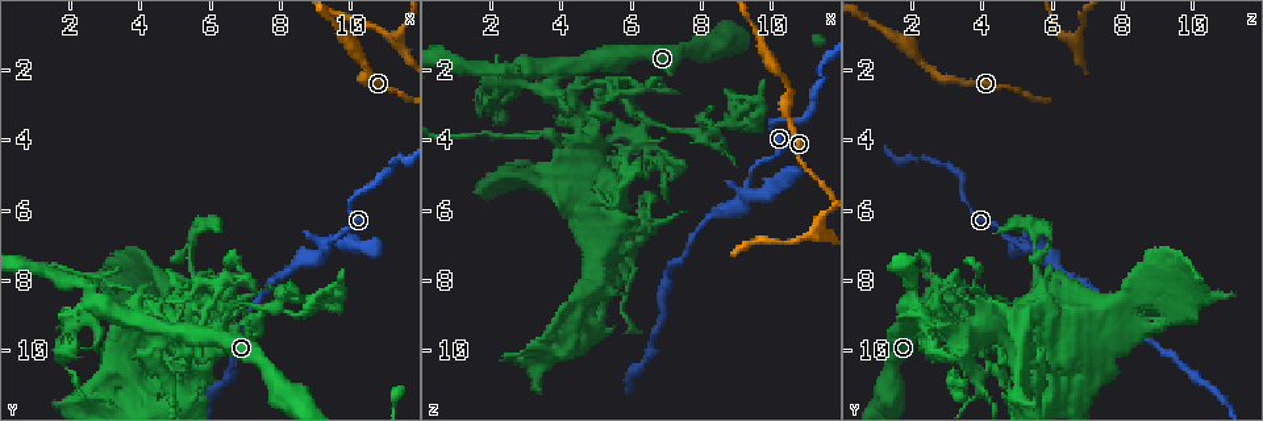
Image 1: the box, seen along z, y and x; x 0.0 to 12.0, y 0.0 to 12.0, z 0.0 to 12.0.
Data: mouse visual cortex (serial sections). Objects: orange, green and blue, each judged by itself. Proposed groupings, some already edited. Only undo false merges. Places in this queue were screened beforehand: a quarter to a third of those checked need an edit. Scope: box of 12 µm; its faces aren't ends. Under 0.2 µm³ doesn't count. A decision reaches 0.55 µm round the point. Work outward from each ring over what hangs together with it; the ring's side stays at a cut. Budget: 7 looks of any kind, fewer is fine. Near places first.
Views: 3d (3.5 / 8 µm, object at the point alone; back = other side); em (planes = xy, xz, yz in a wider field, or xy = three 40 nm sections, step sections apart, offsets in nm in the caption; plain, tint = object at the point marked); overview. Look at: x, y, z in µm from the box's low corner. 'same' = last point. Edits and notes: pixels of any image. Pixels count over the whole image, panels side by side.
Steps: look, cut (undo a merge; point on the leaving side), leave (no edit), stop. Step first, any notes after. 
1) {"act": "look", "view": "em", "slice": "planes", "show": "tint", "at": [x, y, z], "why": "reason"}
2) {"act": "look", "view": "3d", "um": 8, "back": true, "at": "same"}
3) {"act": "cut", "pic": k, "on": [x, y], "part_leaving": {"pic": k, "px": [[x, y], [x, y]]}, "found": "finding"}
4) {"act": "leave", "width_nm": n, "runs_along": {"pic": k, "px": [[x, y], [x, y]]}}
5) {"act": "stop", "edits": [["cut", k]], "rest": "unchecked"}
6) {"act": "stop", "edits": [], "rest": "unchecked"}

{"act": "look", "view": "3d", "um": 3.5, "at": [9.3, 7.0, 5.4], "why": "small branch off a trunk"}

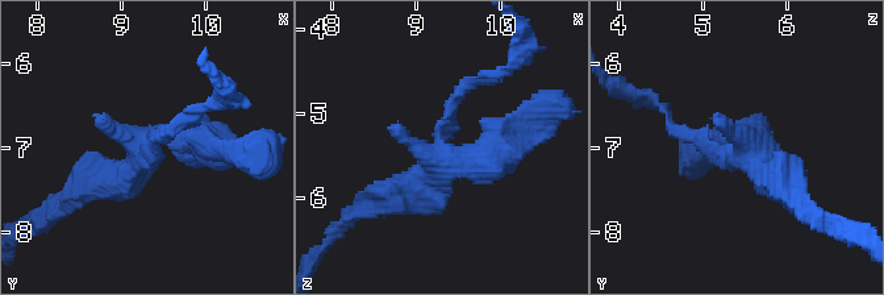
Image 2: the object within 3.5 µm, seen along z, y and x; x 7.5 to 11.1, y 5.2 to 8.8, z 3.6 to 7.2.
{"act": "look", "view": "em", "slice": "xy", "step": 3, "show": "plain", "at": [9.30, 7.05, 5.40]}

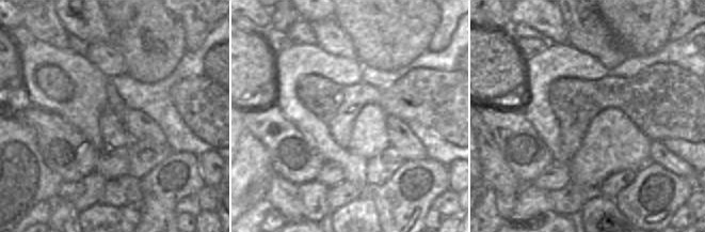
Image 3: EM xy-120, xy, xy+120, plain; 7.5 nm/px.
{"act": "look", "view": "em", "slice": "xy", "step": 3, "show": "tint", "at": "same", "why": "where the object lies"}

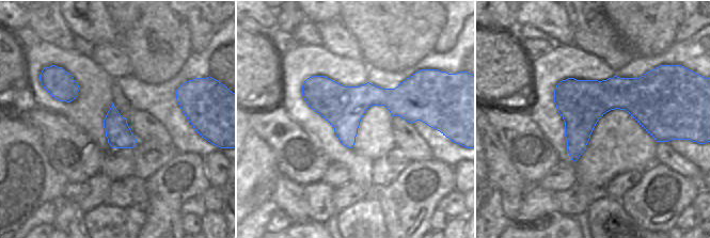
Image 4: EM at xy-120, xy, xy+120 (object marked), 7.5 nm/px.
{"act": "leave", "found": "one cell here"}

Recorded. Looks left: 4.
{"act": "look", "view": "em", "slice": "xy", "step": 5, "show": "tint", "at": [3.7, 9.0, 2.0], "why": "a fork"}

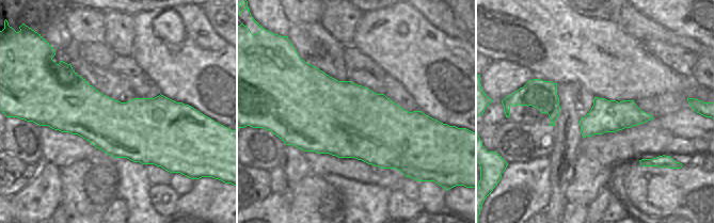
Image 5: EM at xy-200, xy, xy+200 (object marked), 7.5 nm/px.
{"act": "look", "view": "3d", "um": 3.5, "at": "same"}

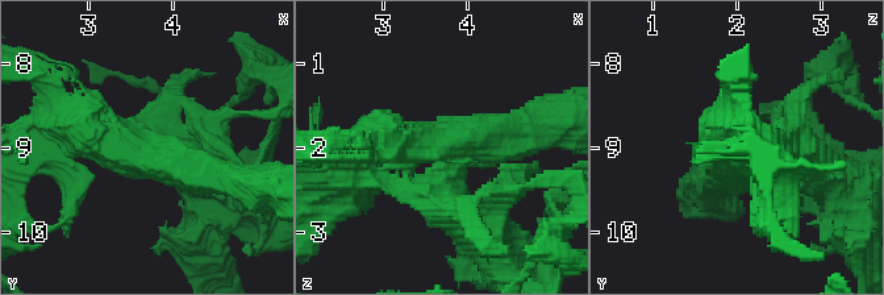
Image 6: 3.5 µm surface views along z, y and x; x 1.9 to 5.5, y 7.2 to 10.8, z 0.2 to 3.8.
{"act": "cut", "pic": 6, "on": [165, 113], "width_nm": 550, "part_leaving": {"pic": 6, "px": [[447, 162], [443, 199], [500, 257]]}, "found": "a second cell is stuck on"}

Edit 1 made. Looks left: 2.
{"act": "stop", "edits": [["cut", 6]], "rest": "unchecked"}

